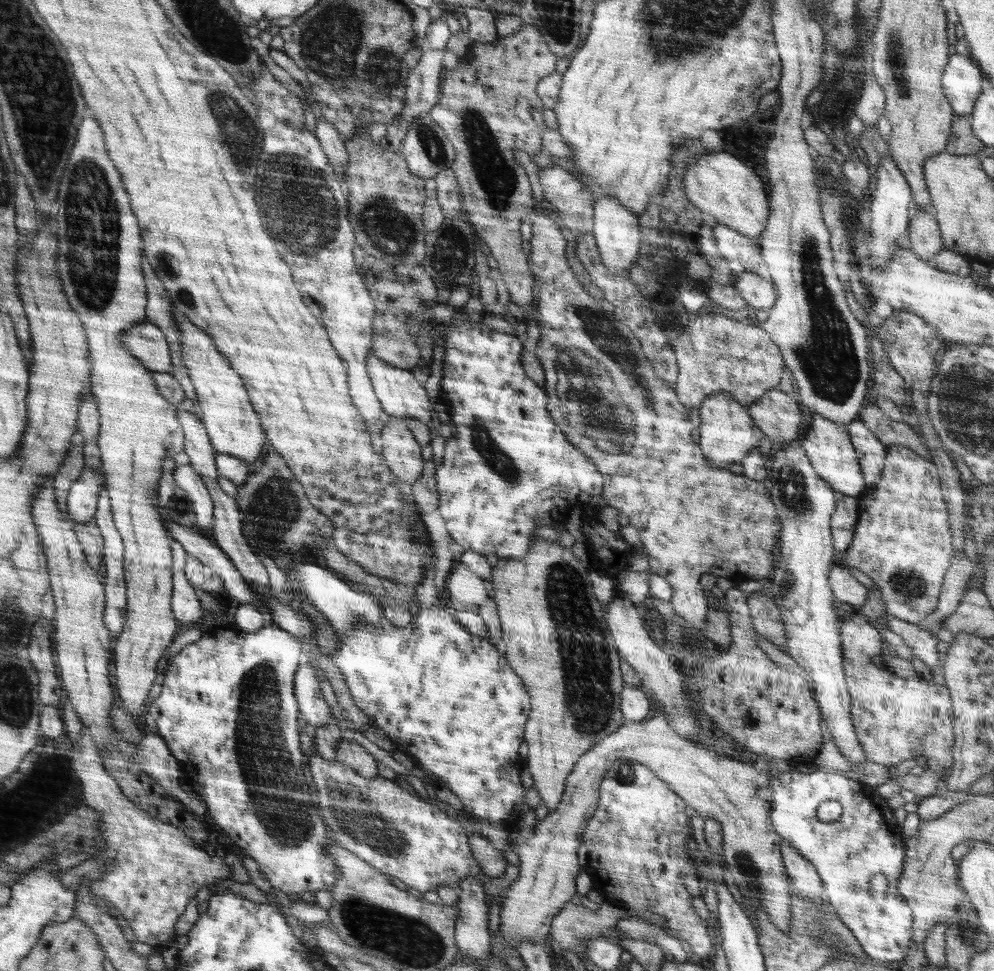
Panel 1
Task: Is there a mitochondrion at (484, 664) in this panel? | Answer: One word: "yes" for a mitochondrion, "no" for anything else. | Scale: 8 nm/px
no

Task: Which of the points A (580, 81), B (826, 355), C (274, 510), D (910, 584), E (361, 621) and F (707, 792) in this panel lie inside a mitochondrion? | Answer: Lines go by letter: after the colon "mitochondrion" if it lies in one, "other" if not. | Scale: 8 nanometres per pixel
A: other
B: mitochondrion
C: mitochondrion
D: mitochondrion
E: mitochondrion
F: other

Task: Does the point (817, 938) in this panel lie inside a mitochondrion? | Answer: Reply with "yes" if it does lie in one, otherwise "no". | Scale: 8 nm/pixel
yes

